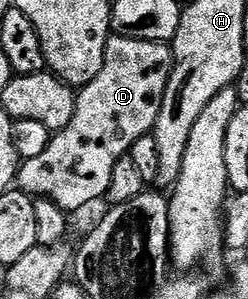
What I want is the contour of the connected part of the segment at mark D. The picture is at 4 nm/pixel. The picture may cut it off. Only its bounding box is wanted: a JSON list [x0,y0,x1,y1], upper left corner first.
[16,35,174,211]

